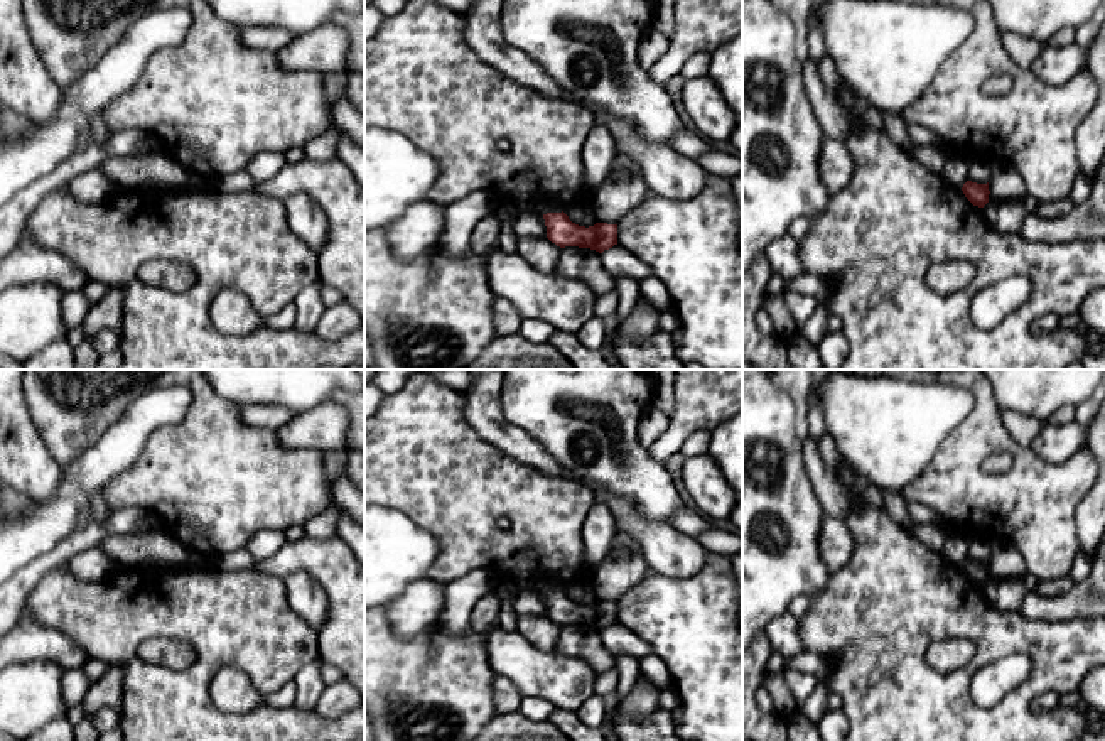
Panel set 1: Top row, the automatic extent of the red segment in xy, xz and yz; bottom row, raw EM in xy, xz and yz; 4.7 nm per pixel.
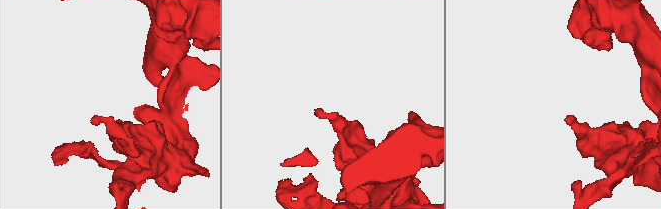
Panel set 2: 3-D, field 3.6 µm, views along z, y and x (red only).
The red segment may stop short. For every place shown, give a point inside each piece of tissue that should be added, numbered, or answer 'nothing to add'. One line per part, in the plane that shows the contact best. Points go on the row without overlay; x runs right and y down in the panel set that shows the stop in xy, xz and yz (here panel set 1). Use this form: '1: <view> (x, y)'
nothing to add

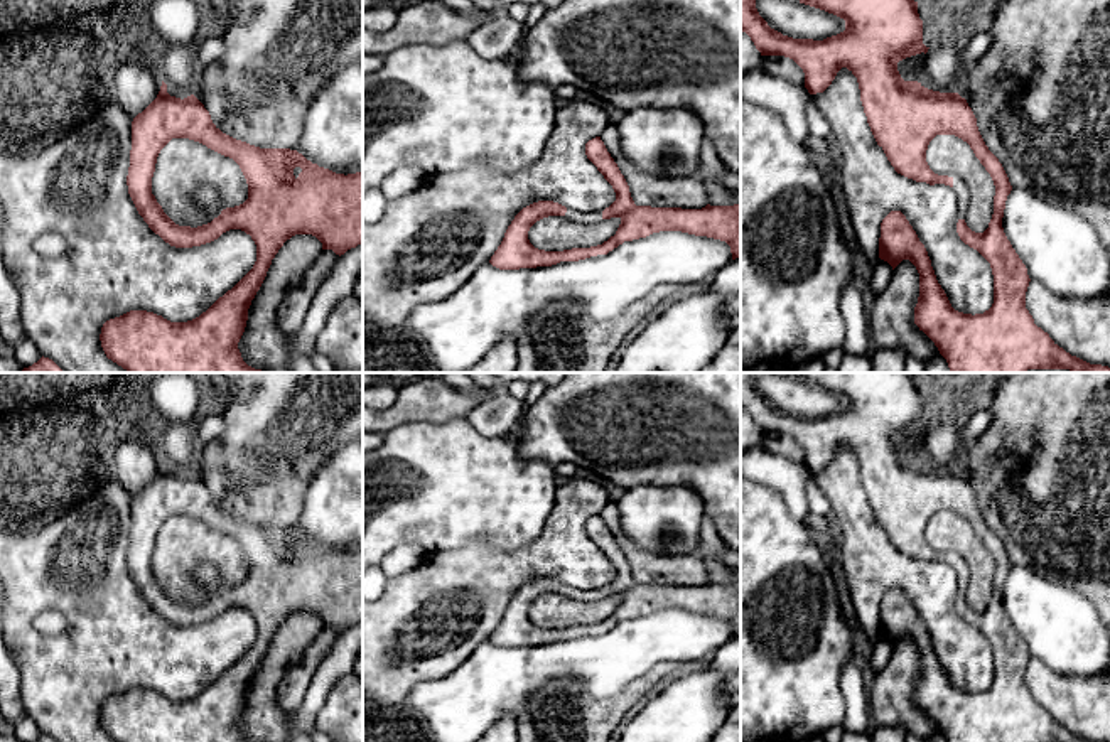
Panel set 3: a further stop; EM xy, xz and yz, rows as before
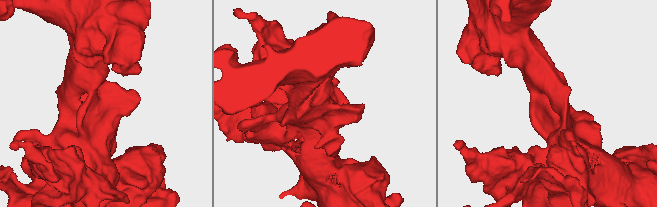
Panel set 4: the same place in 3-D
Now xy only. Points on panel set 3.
1: xy (206, 577)

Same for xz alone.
1: xz (586, 596)

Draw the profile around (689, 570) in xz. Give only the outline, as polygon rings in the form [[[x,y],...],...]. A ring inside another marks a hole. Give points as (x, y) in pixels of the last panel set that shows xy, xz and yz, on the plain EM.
[[[609,503],[601,518],[624,553],[636,583],[702,587],[709,582],[702,543],[695,555],[651,555],[622,531],[616,503]]]

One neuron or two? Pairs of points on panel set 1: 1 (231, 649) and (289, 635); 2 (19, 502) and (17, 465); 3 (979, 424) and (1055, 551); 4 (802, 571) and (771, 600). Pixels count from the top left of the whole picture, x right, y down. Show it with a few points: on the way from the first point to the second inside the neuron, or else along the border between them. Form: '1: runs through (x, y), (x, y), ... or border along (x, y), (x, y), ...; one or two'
1: runs through (245, 637), (275, 637); one
2: border along (17, 490), (36, 498); two
3: runs through (1013, 449), (1026, 463), (1038, 517); one
4: runs through (795, 576), (778, 593); one

